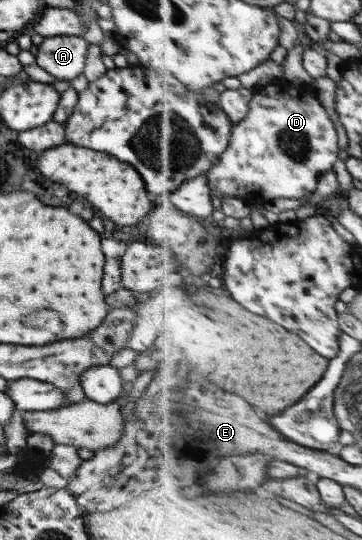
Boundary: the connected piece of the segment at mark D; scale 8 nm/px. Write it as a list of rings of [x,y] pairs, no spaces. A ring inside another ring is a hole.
[[[298,85],[287,92],[254,93],[249,113],[244,120],[233,125],[230,140],[220,162],[206,174],[210,188],[226,198],[302,198],[318,188],[318,180],[330,172],[339,159],[339,132],[335,121],[310,86]]]

